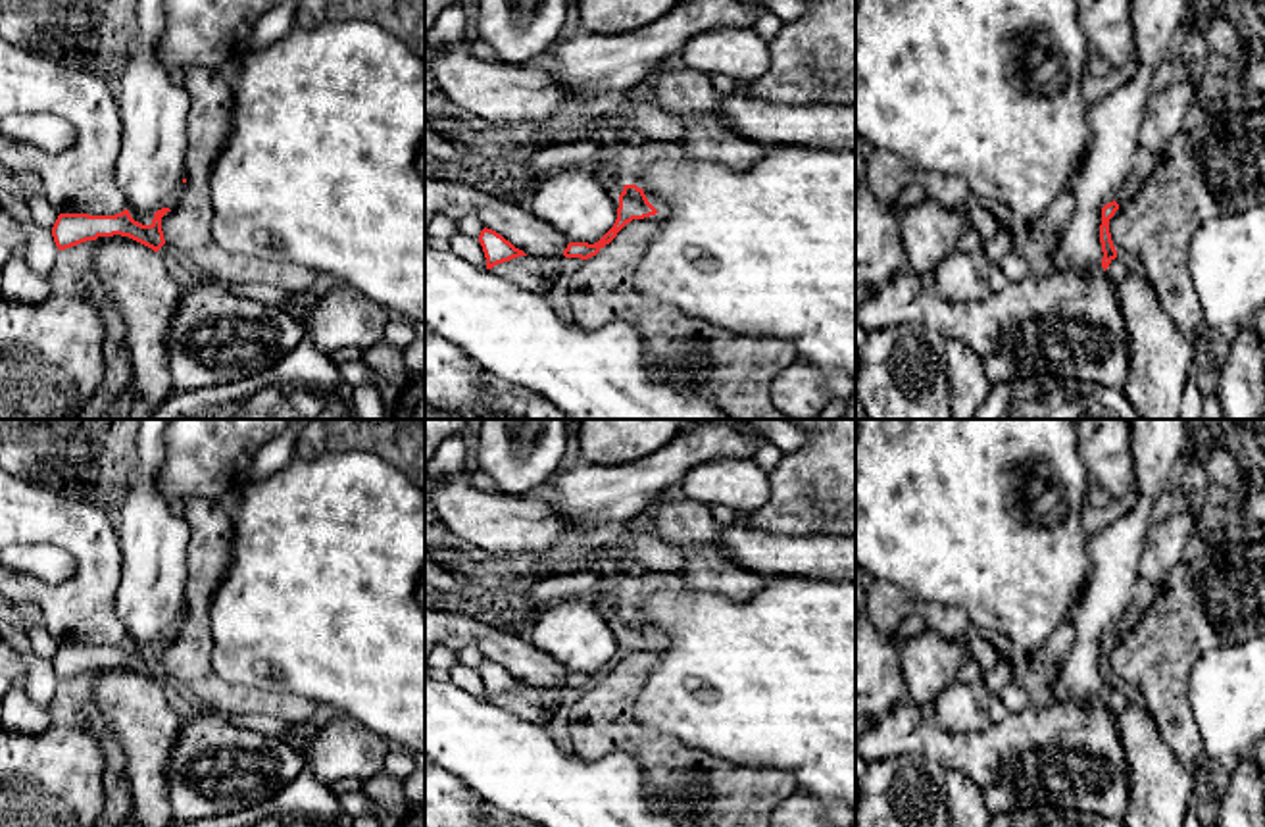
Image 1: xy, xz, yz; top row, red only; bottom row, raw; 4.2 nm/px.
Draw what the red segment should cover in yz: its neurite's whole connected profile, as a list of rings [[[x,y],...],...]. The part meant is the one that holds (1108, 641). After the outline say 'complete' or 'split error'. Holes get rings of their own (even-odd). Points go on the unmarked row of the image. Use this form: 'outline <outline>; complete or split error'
outline [[[1113,631],[1102,639],[1102,656],[1100,656],[1100,673],[1102,673],[1102,698],[1107,704],[1111,714],[1121,714],[1129,702],[1130,692],[1113,677],[1109,664],[1109,650],[1119,640],[1119,635]]]; split error

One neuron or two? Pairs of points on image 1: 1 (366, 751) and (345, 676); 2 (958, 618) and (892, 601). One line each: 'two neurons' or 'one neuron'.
1: two neurons
2: one neuron

